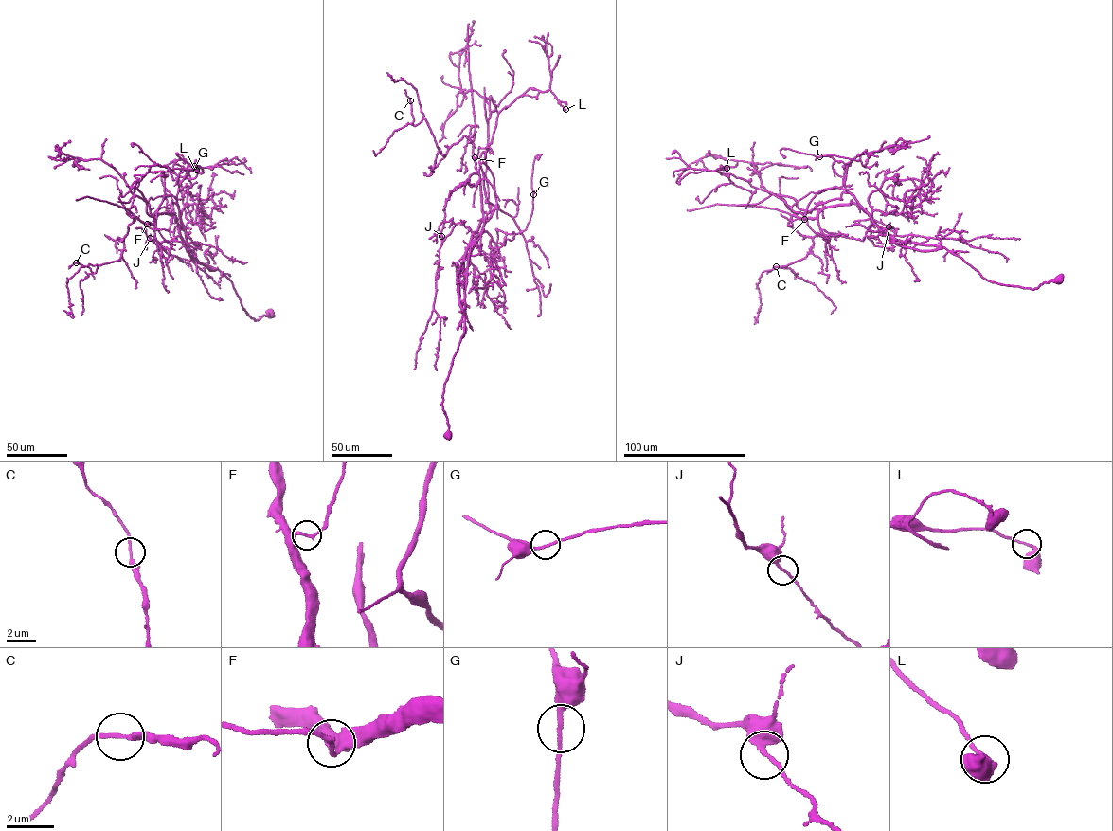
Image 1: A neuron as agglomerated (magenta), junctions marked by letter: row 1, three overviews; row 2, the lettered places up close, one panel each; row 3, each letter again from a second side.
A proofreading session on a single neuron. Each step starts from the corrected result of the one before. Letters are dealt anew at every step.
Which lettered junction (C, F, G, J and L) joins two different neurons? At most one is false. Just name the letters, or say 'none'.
none

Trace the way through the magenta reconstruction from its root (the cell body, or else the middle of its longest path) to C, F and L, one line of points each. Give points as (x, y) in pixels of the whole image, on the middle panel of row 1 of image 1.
C: (446, 435), (480, 183), (471, 140), (442, 155), (410, 100)
F: (446, 435), (448, 425), (441, 405), (444, 383), (464, 325), (459, 274), (465, 250), (482, 217), (475, 157)
L: (446, 435), (469, 252), (496, 203), (482, 160), (498, 113), (529, 88), (565, 109)

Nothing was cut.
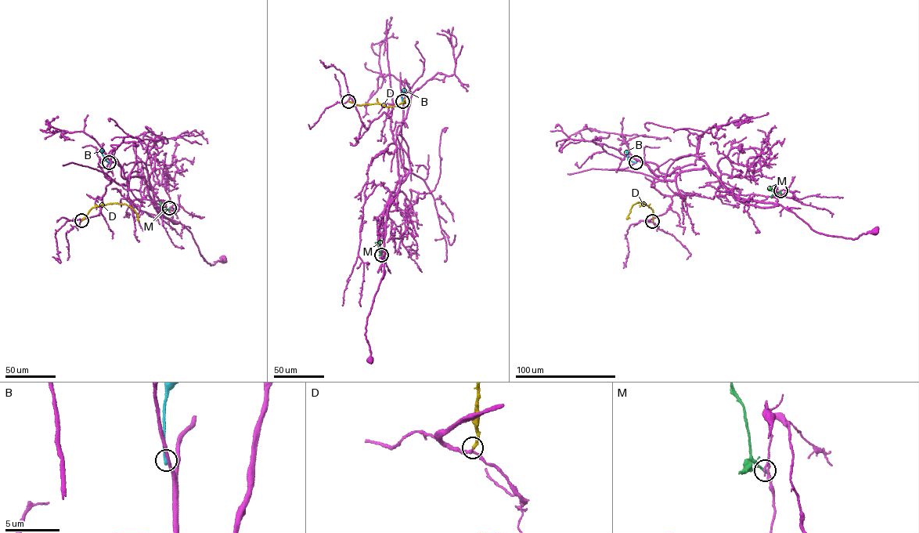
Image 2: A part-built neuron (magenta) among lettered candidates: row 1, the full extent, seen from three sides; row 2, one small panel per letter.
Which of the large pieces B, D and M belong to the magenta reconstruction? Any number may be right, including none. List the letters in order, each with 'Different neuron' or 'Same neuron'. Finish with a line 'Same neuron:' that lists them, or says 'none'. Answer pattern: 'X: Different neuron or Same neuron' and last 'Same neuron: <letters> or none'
B: Different neuron
D: Same neuron
M: Different neuron
Same neuron: D

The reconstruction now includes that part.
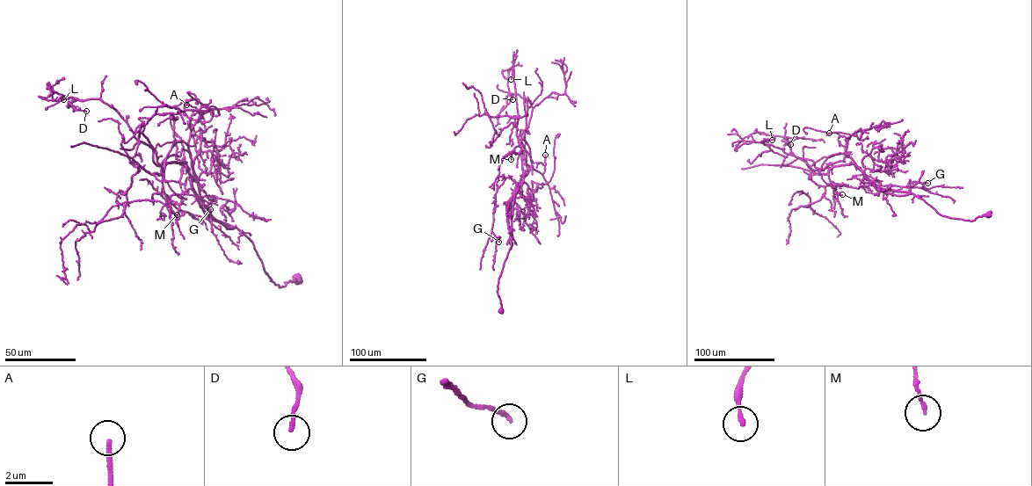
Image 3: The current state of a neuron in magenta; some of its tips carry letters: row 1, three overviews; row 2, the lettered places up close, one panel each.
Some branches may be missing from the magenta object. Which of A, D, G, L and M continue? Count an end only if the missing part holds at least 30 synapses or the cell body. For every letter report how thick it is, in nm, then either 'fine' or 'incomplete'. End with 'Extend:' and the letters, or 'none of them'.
A: 200 nm | incomplete
D: 150 nm | fine
G: 170 nm | fine
L: 160 nm | fine
M: 140 nm | fine
Extend: A

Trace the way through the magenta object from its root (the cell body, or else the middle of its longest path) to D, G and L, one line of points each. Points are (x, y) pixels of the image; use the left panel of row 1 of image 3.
D: (295, 278), (274, 284), (251, 241), (213, 218), (187, 151), (156, 165), (114, 109), (70, 104), (86, 111)
G: (295, 278), (280, 286), (270, 280), (251, 241), (207, 215), (192, 188), (166, 202), (204, 218), (210, 209)
L: (295, 278), (274, 284), (251, 241), (213, 218), (187, 151), (156, 165), (101, 100), (39, 96), (63, 99)

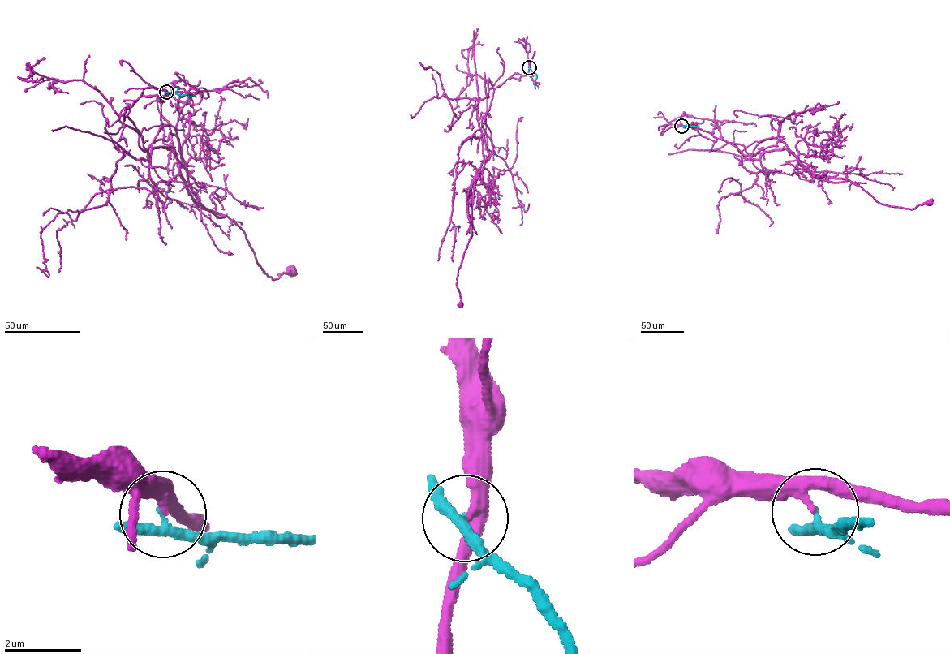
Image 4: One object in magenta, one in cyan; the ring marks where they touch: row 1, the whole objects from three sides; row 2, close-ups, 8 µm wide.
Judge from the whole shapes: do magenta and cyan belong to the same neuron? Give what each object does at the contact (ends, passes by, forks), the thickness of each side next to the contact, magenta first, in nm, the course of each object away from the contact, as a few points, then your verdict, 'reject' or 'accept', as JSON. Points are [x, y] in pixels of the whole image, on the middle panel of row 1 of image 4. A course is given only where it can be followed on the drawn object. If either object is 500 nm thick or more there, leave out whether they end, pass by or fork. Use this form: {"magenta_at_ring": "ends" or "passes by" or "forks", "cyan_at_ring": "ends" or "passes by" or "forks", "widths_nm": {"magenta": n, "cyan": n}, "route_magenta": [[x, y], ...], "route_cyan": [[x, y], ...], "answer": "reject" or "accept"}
{"magenta_at_ring": "passes by", "cyan_at_ring": "passes by", "widths_nm": {"magenta": 220, "cyan": 240}, "route_magenta": [[529, 67], [494, 90], [483, 122], [492, 150], [474, 185], [459, 304]], "route_cyan": [[529, 67], [536, 76], [535, 88]], "answer": "reject"}

